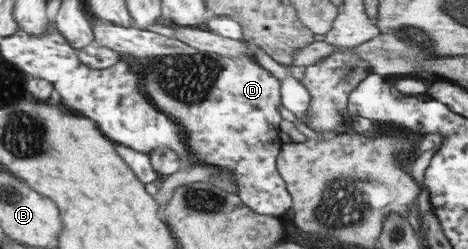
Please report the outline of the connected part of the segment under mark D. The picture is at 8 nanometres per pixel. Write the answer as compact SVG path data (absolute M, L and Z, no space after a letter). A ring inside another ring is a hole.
M96 19L90 23L90 27L96 44L116 51L118 57L122 55L136 60L150 100L158 109L162 109L162 113L170 113L170 117L184 128L186 145L194 165L214 165L232 171L237 185L236 194L253 213L279 218L292 207L293 196L285 189L284 179L278 177L276 169L278 149L281 149L278 139L278 123L282 121L278 113L280 80L266 66L259 66L252 56L246 54L224 57L217 53L206 53L174 38L130 26L104 23L104 20Z

